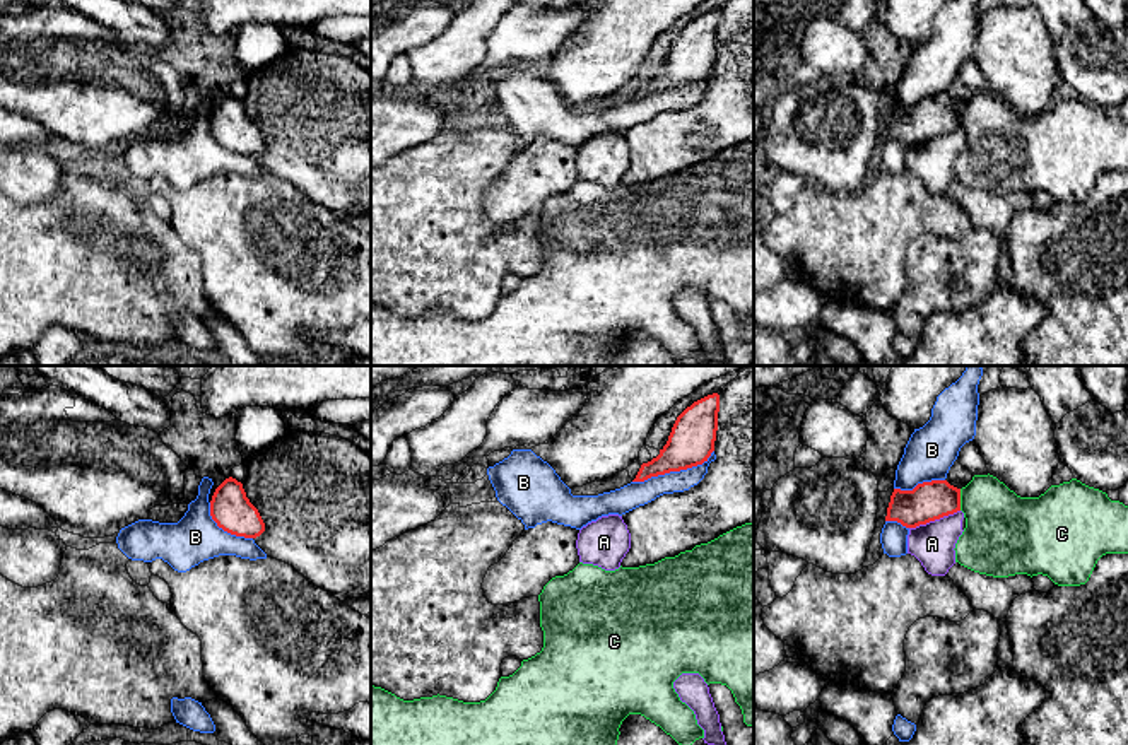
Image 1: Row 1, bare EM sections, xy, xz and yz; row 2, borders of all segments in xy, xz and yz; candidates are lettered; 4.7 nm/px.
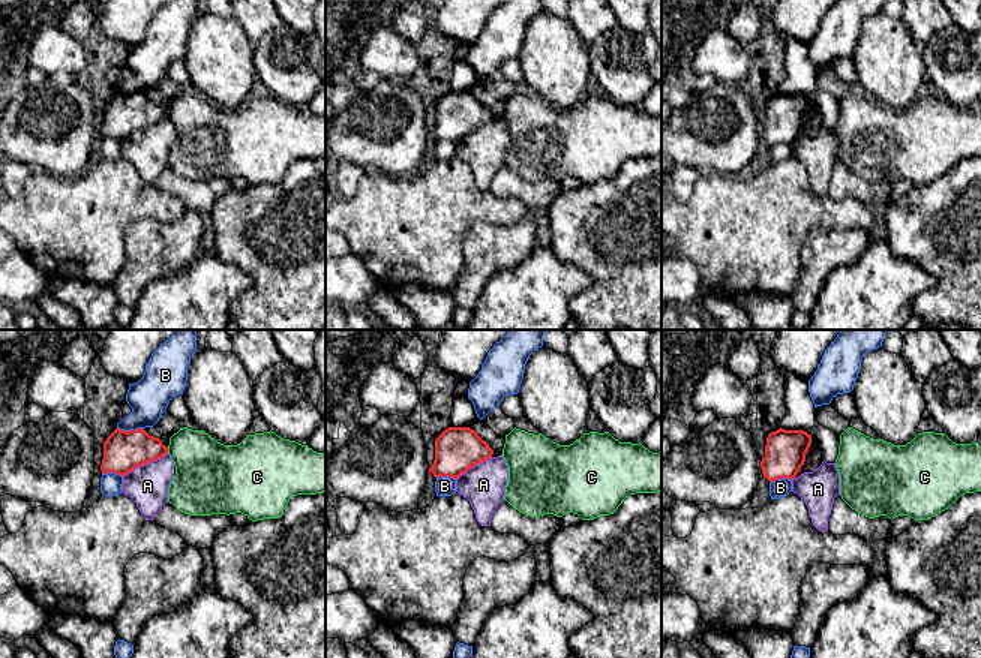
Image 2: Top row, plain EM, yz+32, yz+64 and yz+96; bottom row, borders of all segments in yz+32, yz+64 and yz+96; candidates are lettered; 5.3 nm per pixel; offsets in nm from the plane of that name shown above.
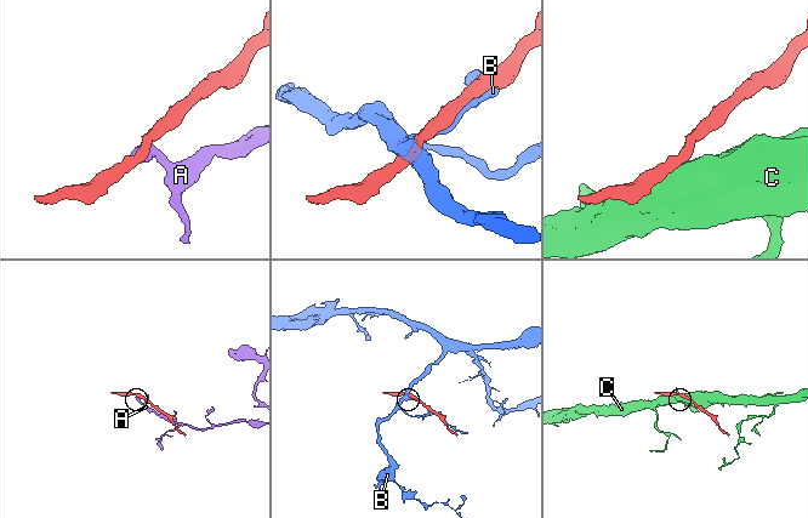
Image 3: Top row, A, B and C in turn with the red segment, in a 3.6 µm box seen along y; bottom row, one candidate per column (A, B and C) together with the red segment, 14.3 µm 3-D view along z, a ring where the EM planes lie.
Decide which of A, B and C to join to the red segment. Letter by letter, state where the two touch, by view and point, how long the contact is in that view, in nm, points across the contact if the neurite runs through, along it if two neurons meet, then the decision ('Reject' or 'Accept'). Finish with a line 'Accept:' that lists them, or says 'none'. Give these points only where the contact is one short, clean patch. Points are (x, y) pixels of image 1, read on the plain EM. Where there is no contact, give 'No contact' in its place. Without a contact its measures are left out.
A: Touches red at yz (934, 137). Shared border 260 nm. Boundary: yz (959, 127), (910, 146). Reject
B: Touches red at xz (674, 87). Shared border 420 nm. Reject
C: Touches red at yz (959, 117). Shared border 100 nm. Reject
Accept: none

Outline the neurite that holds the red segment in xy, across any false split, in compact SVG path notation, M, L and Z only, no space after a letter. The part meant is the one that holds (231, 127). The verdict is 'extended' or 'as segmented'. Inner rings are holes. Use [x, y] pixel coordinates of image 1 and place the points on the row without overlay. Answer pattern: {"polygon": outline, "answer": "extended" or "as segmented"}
{"polygon": "M232 94L215 106L210 133L219 145L236 154L256 155L265 149L258 126L246 114L243 101Z", "answer": "as segmented"}

